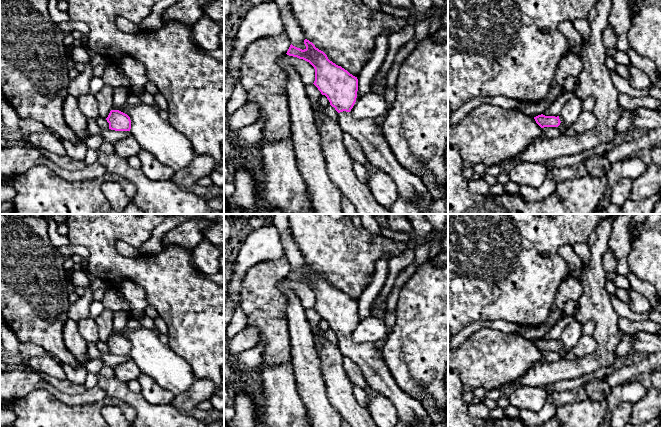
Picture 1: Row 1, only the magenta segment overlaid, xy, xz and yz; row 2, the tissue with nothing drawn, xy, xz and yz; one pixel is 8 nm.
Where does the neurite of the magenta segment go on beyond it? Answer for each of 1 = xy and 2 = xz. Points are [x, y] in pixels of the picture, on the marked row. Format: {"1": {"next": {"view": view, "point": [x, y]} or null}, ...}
{"1": {"next": null}, "2": {"next": {"view": "xz", "point": [377, 150]}}}

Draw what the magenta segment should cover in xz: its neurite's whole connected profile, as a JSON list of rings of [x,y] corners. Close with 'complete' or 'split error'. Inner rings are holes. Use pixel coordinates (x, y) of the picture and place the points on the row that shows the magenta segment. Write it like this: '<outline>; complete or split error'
[[[305,39],[304,44],[304,50],[291,44],[286,54],[303,59],[314,67],[313,84],[338,112],[336,120],[342,131],[352,135],[361,144],[367,161],[393,179],[398,197],[415,201],[429,192],[420,177],[399,163],[382,133],[381,125],[377,125],[375,119],[356,119],[351,115],[357,98],[357,77],[330,61],[309,40]]]; split error

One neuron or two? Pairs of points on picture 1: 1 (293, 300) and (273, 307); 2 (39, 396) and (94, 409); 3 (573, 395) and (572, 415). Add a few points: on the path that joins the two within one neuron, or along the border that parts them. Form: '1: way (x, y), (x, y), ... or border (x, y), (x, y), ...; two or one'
1: border (276, 287), (287, 300), (286, 317), (288, 326); two
2: way (53, 410), (55, 412), (80, 412); one
3: border (587, 398), (564, 404), (557, 409); two

